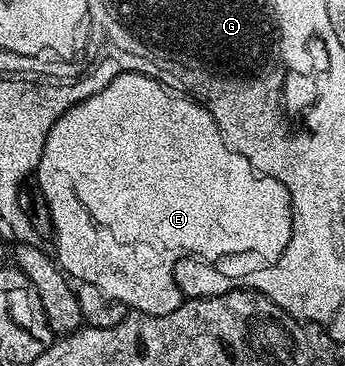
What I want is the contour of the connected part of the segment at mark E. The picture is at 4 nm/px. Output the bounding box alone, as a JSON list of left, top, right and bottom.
[34,71,292,315]

